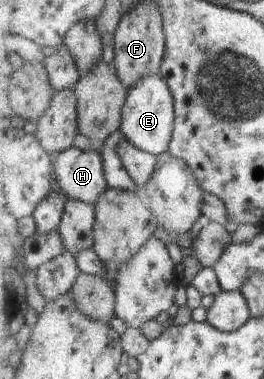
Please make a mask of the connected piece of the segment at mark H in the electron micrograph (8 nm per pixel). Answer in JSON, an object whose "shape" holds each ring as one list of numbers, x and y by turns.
{"shape":[[74,146,55,161,54,173,70,200,97,205,110,187,104,158,96,150,81,151]]}

